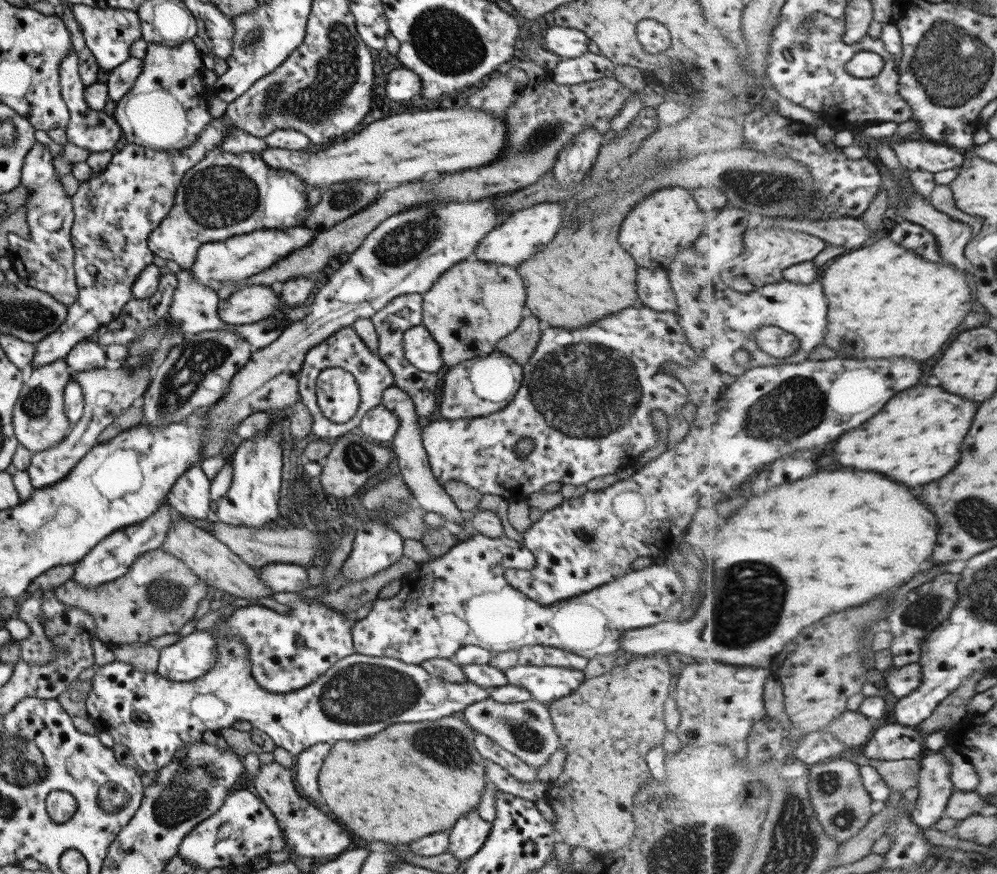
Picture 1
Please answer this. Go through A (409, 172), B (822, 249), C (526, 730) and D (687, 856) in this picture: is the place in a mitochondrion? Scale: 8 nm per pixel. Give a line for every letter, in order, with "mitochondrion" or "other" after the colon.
A: other
B: other
C: mitochondrion
D: mitochondrion

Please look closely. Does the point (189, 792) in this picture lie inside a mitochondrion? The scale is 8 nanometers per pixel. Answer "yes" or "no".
yes

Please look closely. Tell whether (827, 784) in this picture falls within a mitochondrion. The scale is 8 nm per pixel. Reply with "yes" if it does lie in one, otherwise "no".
yes

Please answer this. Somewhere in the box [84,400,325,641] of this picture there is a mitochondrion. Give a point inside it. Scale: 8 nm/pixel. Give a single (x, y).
(168, 597)

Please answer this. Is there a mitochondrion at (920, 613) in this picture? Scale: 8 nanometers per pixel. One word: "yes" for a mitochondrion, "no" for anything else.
yes

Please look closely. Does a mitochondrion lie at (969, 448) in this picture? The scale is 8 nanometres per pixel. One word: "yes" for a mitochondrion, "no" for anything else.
no

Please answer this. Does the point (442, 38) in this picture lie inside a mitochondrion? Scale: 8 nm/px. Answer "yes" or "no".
yes

